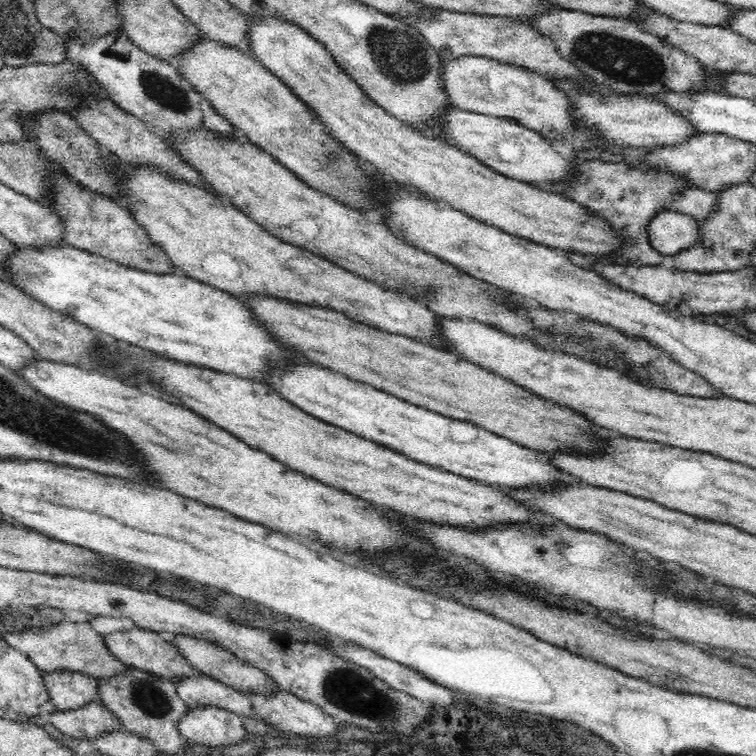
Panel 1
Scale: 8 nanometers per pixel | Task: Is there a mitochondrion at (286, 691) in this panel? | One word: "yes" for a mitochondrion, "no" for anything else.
no

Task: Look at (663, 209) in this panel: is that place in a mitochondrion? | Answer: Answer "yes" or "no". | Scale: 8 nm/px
no

